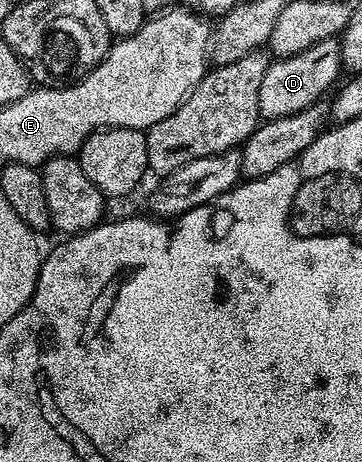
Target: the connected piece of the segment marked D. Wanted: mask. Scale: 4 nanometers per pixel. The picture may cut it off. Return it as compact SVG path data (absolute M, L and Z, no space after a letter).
M338 38L317 41L317 45L309 45L309 49L293 53L293 57L276 58L268 62L265 78L261 80L260 116L269 120L289 117L293 113L301 113L301 109L309 109L309 105L320 102L324 98L323 94L340 82L339 71L343 70L343 49Z

